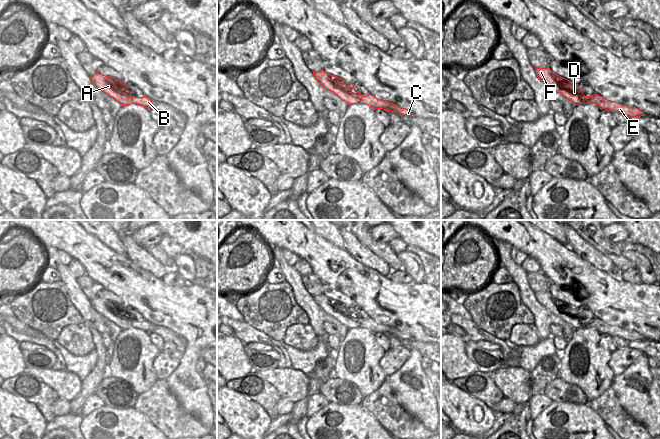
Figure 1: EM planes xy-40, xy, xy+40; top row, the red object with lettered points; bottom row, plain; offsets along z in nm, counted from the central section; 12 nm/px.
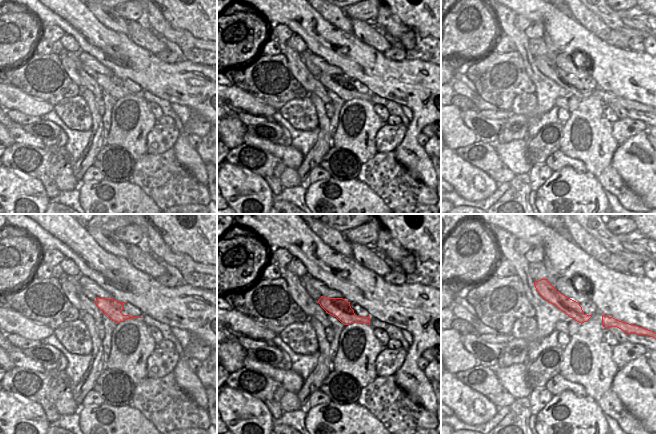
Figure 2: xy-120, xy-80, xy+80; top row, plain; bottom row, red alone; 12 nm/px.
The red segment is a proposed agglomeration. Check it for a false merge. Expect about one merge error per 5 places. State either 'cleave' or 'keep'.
keep

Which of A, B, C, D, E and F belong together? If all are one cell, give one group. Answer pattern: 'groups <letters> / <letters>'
groups A B C D E F

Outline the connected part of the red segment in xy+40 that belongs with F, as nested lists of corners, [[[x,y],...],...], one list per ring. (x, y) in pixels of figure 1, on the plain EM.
[[[549,291],[536,292],[535,296],[537,301],[549,312],[560,317],[575,329],[595,328],[601,334],[605,333],[611,336],[618,336],[628,342],[645,340],[645,338],[636,331],[629,331],[615,325],[609,325],[596,317],[591,320],[585,320],[577,308],[573,308],[569,304],[553,297]]]

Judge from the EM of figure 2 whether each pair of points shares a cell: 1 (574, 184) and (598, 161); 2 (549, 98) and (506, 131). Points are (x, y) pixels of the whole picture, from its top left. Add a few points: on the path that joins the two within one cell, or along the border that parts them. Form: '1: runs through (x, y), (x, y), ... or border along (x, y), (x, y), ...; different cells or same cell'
1: border along (587, 172), (595, 177); different cells
2: runs through (539, 109), (522, 121), (515, 121); same cell

